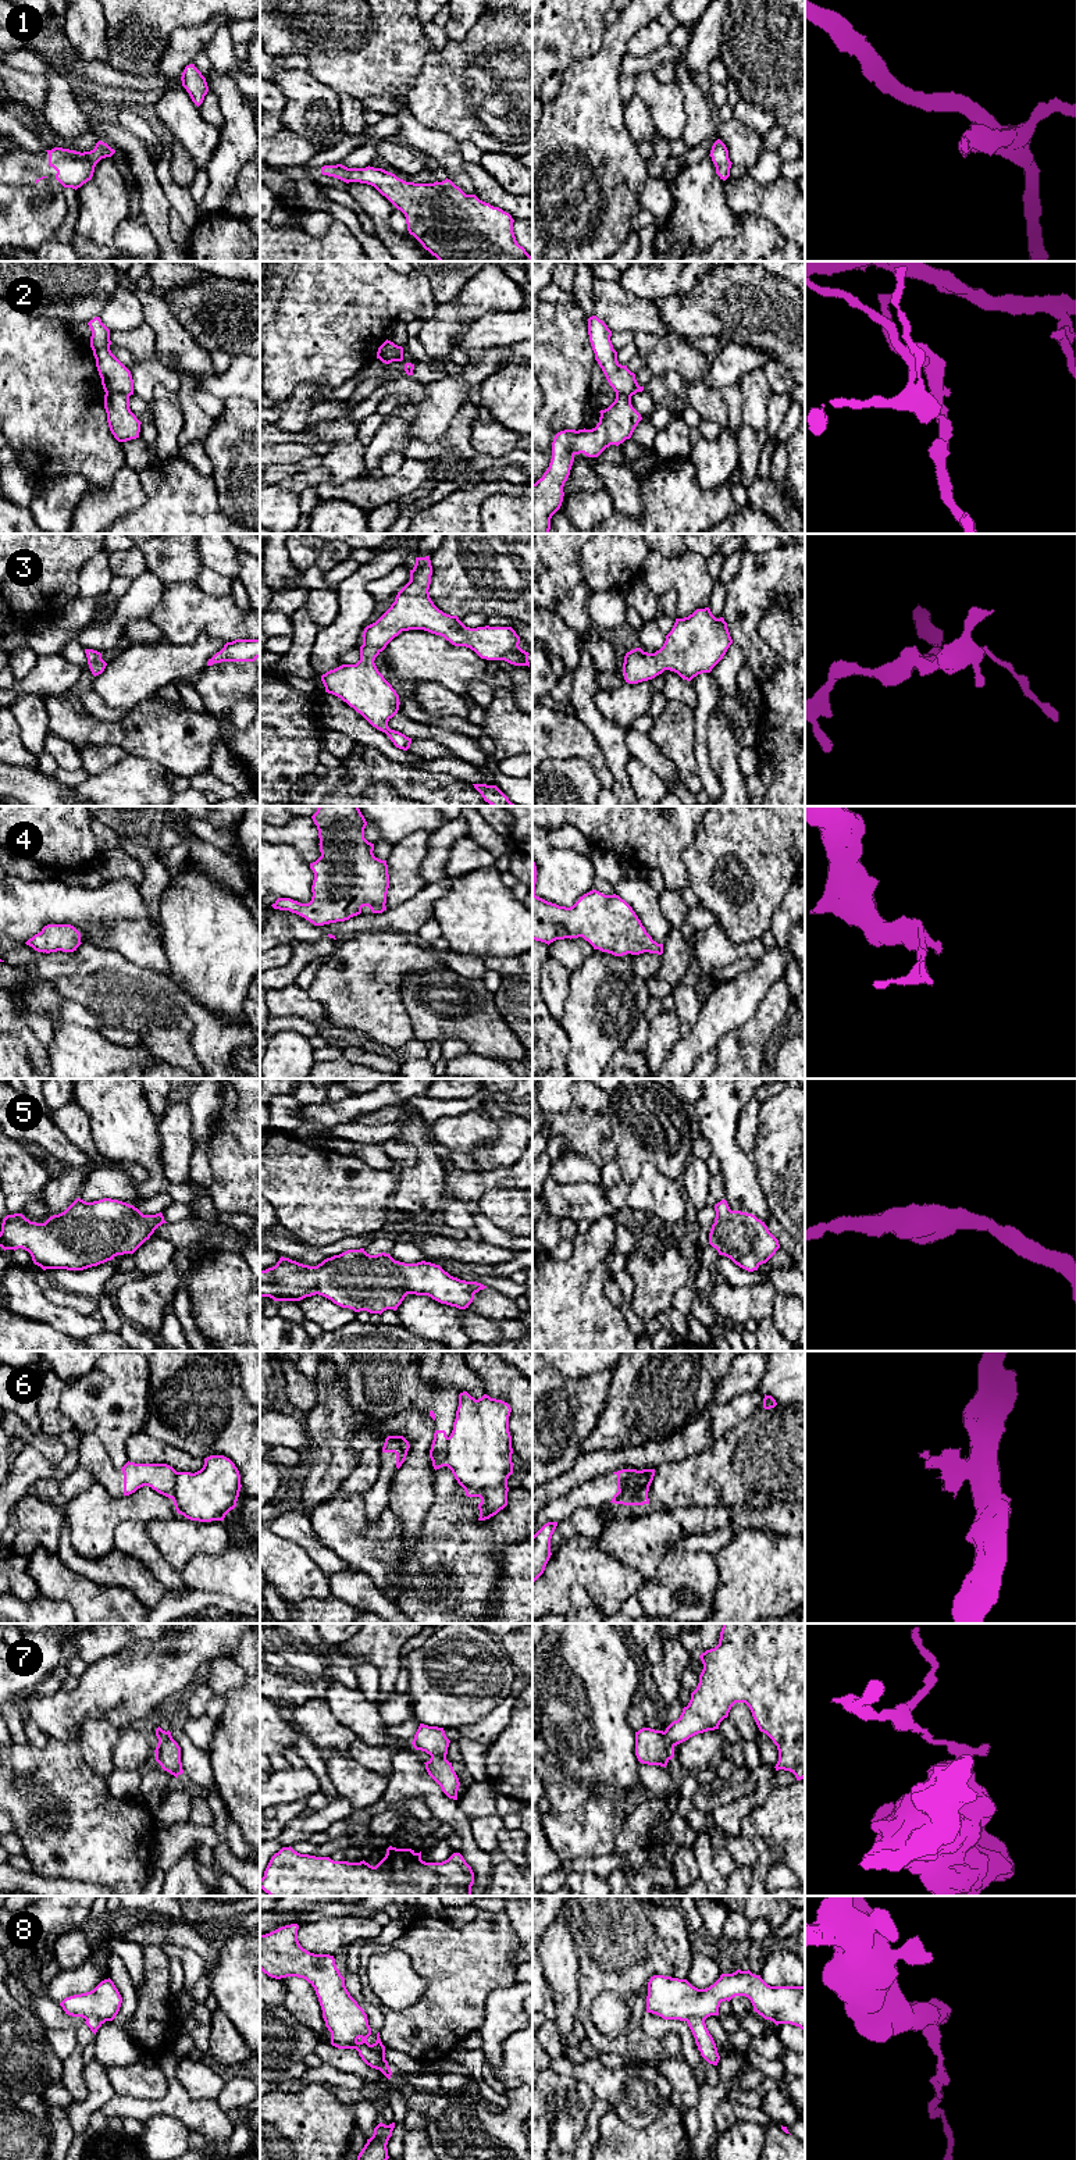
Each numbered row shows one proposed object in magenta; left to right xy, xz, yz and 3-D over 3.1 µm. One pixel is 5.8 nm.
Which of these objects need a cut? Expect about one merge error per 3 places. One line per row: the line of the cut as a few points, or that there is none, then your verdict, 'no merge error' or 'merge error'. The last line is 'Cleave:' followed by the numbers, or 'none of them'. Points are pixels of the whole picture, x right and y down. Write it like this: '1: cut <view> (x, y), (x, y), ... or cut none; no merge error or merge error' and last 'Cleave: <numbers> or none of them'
1: cut none; no merge error
2: cut xy (106, 392), (121, 392), (128, 398); merge error
3: cut none; no merge error
4: cut none; no merge error
5: cut none; no merge error
6: cut yz (654, 1471), (642, 1475), (631, 1496), (619, 1503); merge error
7: cut yz (663, 1732), (663, 1736), (673, 1746); merge error
8: cut xz (356, 2049), (369, 2046), (384, 2057); merge error
Cleave: 2, 6, 7, 8

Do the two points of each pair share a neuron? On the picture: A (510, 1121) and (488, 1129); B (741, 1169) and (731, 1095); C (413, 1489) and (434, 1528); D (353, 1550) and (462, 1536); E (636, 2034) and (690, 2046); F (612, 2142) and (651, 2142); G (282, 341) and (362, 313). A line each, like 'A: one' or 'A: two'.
A: two
B: one
C: two
D: one
E: two
F: one
G: one

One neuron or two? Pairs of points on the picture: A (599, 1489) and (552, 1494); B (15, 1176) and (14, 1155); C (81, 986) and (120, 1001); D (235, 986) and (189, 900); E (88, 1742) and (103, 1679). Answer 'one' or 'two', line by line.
A: one
B: one
C: one
D: one
E: two

